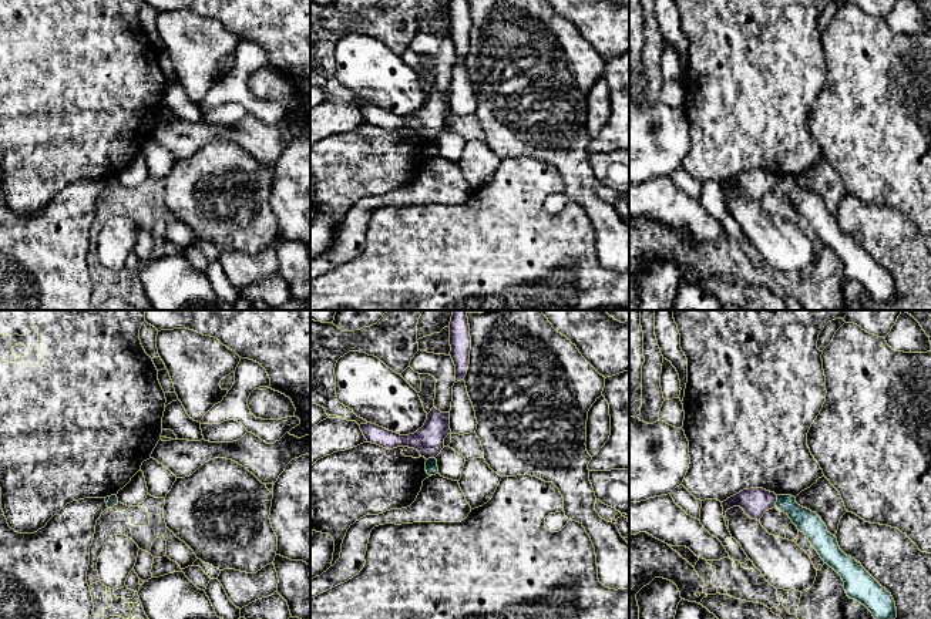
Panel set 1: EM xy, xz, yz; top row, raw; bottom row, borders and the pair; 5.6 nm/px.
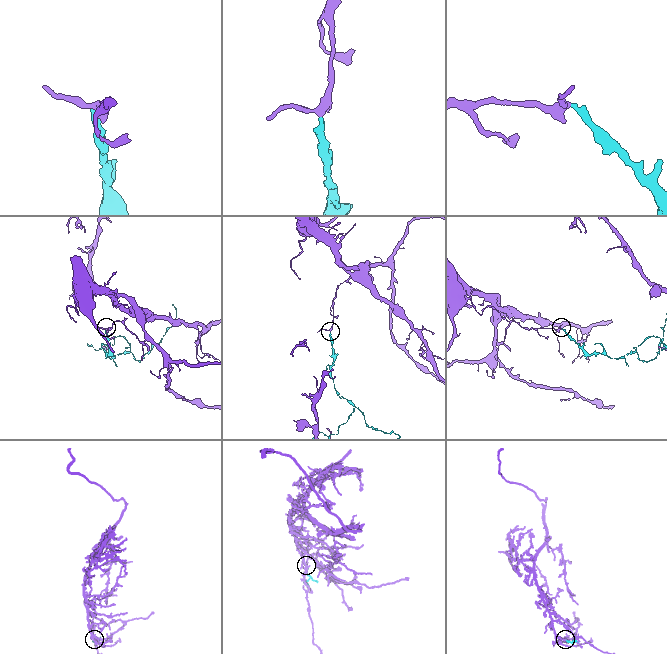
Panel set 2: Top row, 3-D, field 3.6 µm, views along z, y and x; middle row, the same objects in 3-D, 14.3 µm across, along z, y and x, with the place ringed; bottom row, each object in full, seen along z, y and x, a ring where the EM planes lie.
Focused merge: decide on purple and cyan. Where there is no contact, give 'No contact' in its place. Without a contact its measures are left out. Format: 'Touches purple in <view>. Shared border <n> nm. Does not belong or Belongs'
Touches purple in yz. Shared border 70 nm. Does not belong

